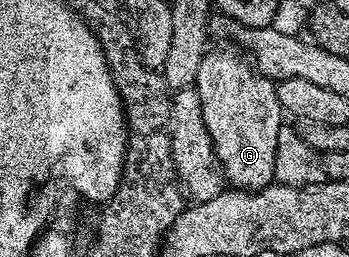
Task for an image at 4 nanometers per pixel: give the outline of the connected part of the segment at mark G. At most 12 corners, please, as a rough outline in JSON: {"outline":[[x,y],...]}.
{"outline":[[235,47],[204,53],[194,85],[225,181],[276,178],[276,84]]}

